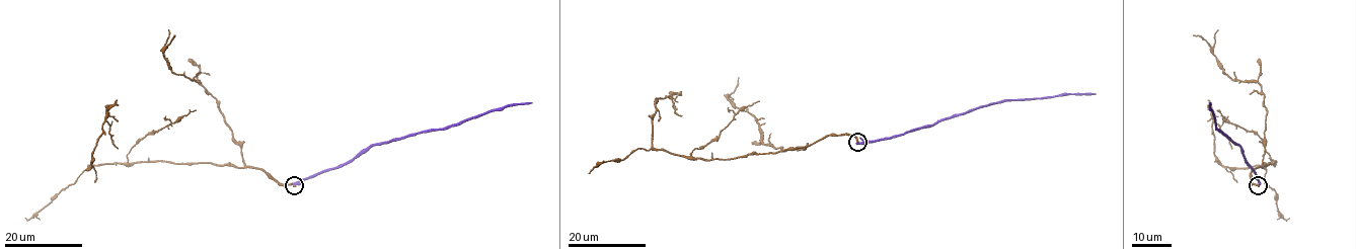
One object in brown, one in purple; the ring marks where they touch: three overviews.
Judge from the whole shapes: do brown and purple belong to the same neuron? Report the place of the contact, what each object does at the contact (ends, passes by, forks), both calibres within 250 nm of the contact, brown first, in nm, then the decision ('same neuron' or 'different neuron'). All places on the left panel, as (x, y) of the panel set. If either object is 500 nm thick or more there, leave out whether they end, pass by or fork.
at (294, 185); brown ends there; purple ends there; 400 nm thick on the brown side, 480 nm on the other; different neuron

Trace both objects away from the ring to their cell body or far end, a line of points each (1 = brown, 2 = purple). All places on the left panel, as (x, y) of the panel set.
1: (294, 185), (279, 183), (253, 167), (209, 163), (138, 161), (88, 168), (106, 121), (111, 143), (118, 149)
2: (294, 184), (341, 167), (374, 145), (421, 132), (453, 127), (486, 112), (531, 102)

